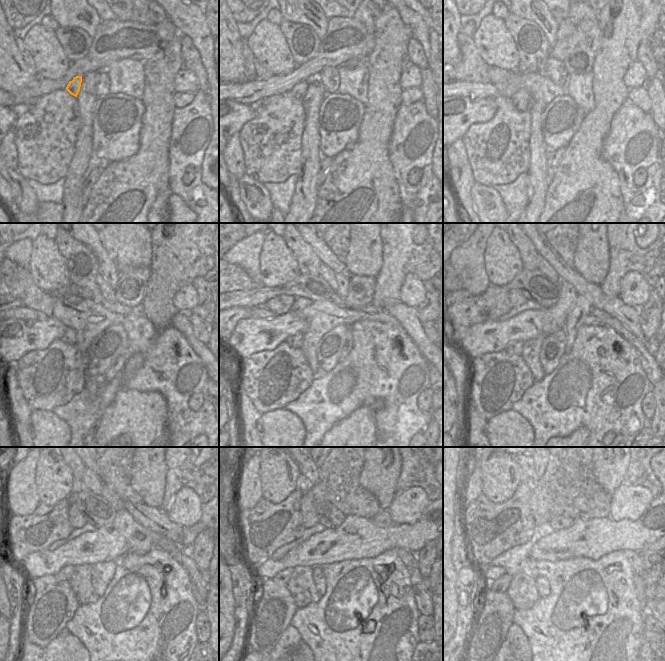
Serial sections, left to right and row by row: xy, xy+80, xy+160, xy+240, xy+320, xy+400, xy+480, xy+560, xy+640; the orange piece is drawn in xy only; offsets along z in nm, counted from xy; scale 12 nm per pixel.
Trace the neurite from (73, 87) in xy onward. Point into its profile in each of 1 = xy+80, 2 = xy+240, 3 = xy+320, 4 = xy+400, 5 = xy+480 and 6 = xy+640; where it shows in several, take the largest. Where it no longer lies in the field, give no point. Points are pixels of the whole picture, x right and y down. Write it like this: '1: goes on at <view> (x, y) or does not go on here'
1: goes on at xy+80 (298, 91)
2: goes on at xy+240 (69, 336)
3: goes on at xy+320 (295, 341)
4: goes on at xy+400 (515, 347)
5: goes on at xy+480 (65, 573)
6: goes on at xy+640 (501, 584)

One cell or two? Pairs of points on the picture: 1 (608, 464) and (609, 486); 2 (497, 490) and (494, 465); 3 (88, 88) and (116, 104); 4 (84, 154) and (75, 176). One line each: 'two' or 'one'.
1: one
2: one
3: two
4: one

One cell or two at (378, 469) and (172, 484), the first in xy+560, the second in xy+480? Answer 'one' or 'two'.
two

